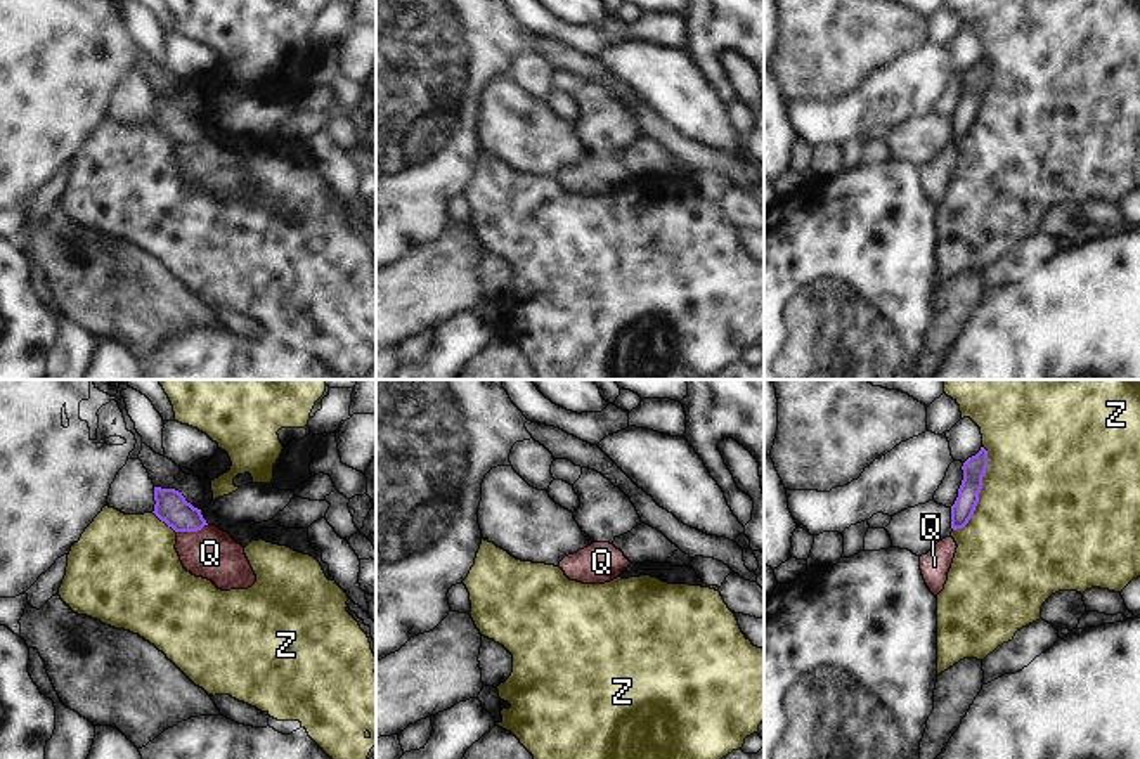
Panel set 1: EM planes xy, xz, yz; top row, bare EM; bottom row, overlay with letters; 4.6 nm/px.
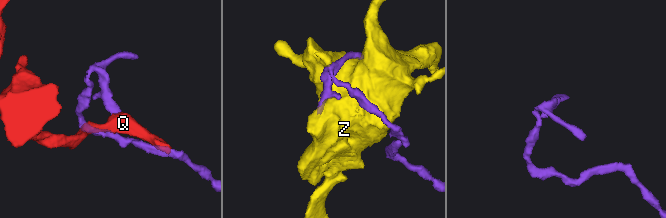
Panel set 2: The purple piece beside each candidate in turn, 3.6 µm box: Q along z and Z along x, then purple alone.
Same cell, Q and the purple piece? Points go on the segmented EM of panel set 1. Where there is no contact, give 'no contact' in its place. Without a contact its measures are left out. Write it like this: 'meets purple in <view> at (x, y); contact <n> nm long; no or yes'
meets purple in xy at (191, 531); contact 150 nm long; no

